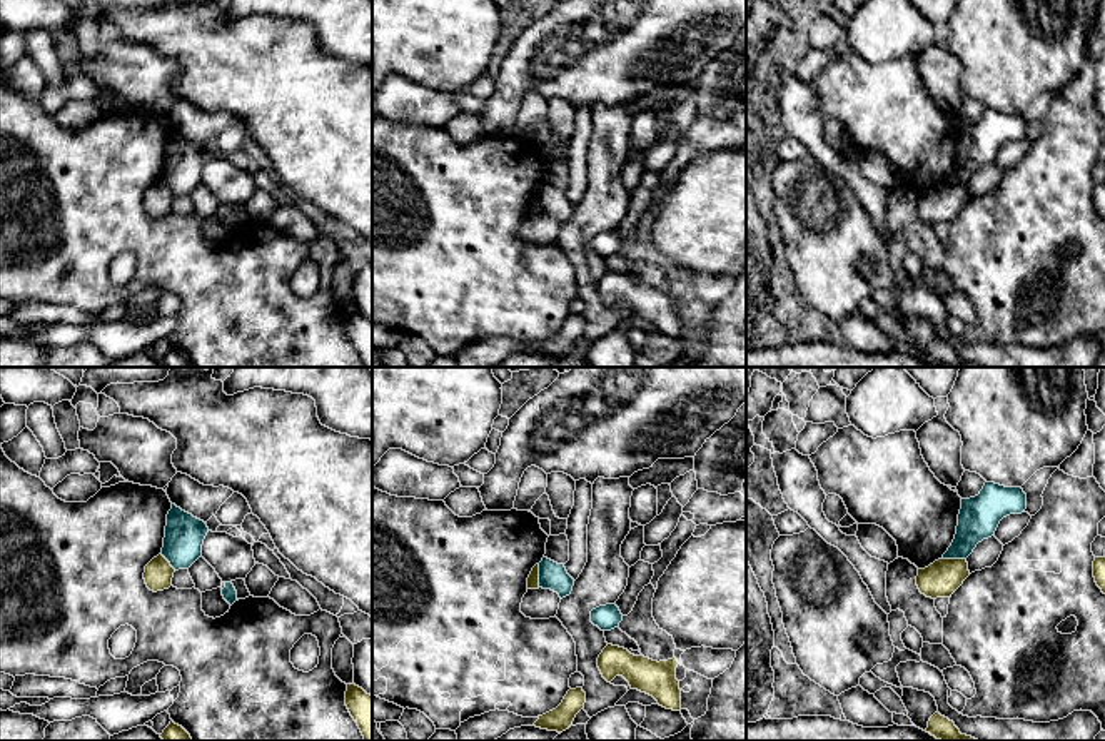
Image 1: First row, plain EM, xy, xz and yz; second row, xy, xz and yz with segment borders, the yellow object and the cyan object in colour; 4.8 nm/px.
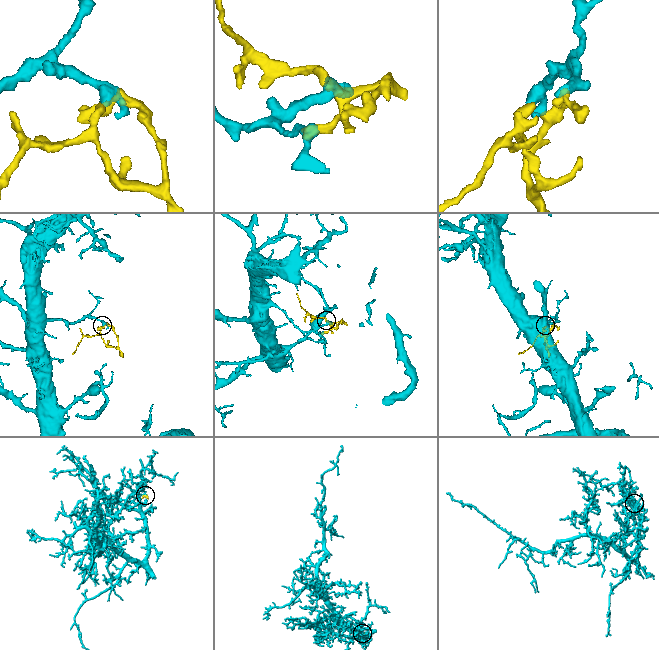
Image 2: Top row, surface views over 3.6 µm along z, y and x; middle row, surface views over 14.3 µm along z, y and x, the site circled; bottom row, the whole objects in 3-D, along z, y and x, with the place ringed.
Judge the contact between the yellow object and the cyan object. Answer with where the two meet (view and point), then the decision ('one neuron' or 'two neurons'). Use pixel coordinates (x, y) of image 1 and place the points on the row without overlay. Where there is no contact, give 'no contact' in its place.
meets yellow in yz at (953, 186); two neurons

